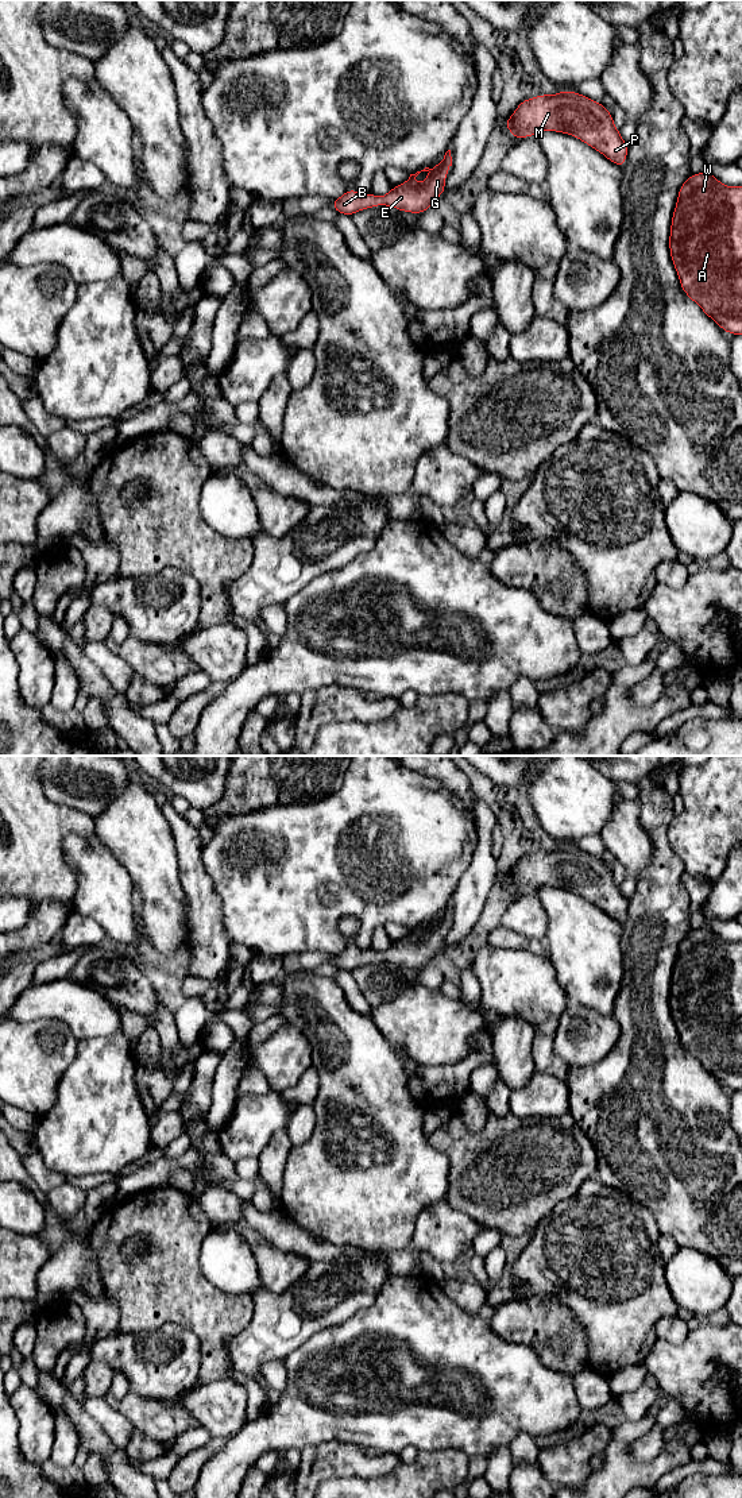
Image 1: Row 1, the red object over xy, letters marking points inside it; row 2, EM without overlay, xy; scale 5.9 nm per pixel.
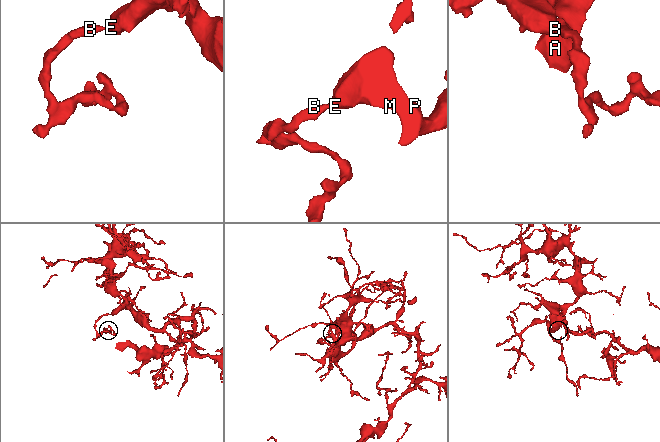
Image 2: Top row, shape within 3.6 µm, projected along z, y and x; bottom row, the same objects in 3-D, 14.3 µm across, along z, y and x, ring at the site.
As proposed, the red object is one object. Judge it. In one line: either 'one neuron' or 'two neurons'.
one neuron

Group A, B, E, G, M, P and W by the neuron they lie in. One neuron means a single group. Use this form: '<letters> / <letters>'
A B E G M P W

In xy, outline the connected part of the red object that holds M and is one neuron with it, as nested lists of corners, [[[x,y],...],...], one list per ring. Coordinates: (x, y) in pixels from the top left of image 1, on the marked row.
[[[571,90],[521,101],[505,128],[517,140],[534,138],[541,131],[572,135],[621,169],[627,158],[629,144],[614,126],[611,112],[602,103]]]

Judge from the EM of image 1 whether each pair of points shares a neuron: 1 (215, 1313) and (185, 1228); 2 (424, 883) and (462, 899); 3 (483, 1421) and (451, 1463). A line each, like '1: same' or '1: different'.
1: same
2: different
3: different

